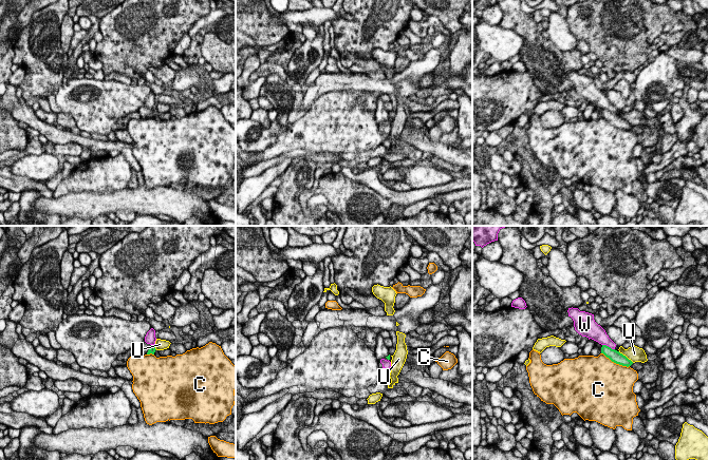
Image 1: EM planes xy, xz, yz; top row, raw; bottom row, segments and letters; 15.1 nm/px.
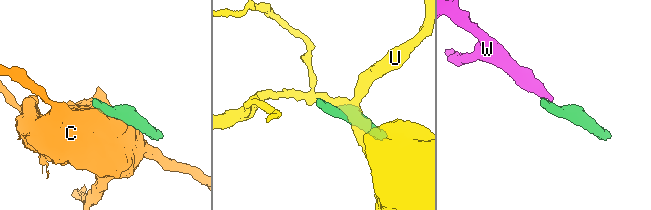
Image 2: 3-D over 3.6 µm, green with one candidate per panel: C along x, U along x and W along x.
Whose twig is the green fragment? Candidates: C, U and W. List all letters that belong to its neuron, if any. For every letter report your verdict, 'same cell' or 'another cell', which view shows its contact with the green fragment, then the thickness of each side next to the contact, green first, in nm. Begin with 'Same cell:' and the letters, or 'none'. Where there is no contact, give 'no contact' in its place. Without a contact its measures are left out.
Same cell: none
C: another cell | yz | 180/480 nm
U: another cell | yz | 180/240 nm
W: another cell | yz | 180/220 nm

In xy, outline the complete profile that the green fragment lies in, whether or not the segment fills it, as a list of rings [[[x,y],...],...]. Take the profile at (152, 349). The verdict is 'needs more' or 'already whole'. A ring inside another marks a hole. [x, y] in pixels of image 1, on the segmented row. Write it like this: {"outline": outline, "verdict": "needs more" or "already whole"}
{"outline": [[[142,342],[141,344],[139,344],[139,346],[138,346],[138,349],[139,349],[139,351],[141,351],[141,353],[143,354],[143,356],[145,356],[145,354],[150,354],[150,353],[152,353],[152,354],[154,354],[154,352],[155,352],[155,346],[153,346],[153,345],[150,345],[150,344],[147,344],[146,342]]], "verdict": "needs more"}

